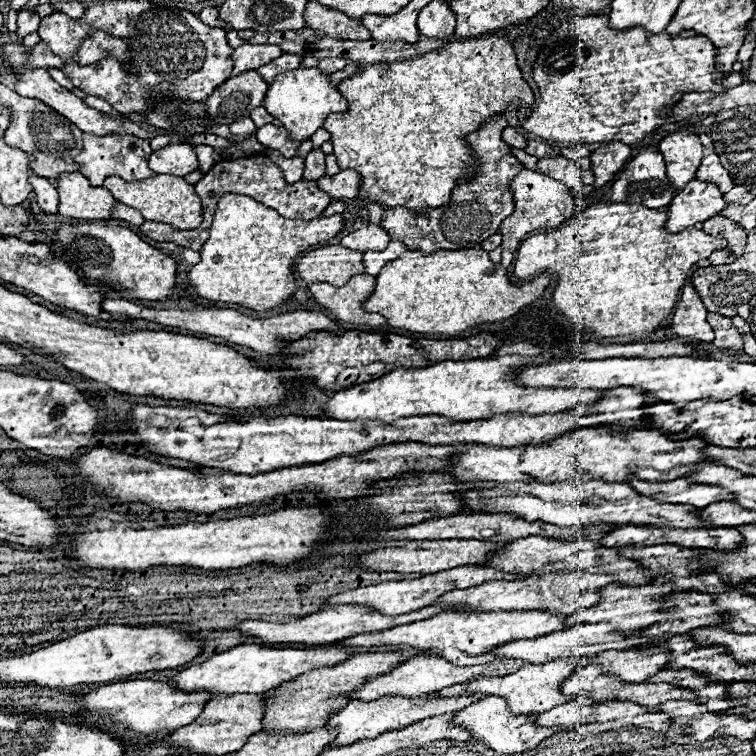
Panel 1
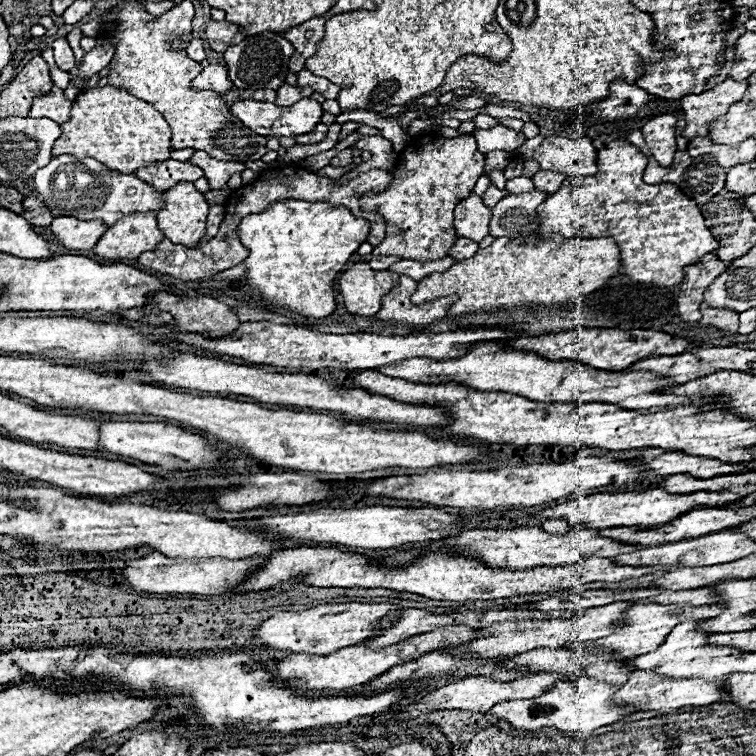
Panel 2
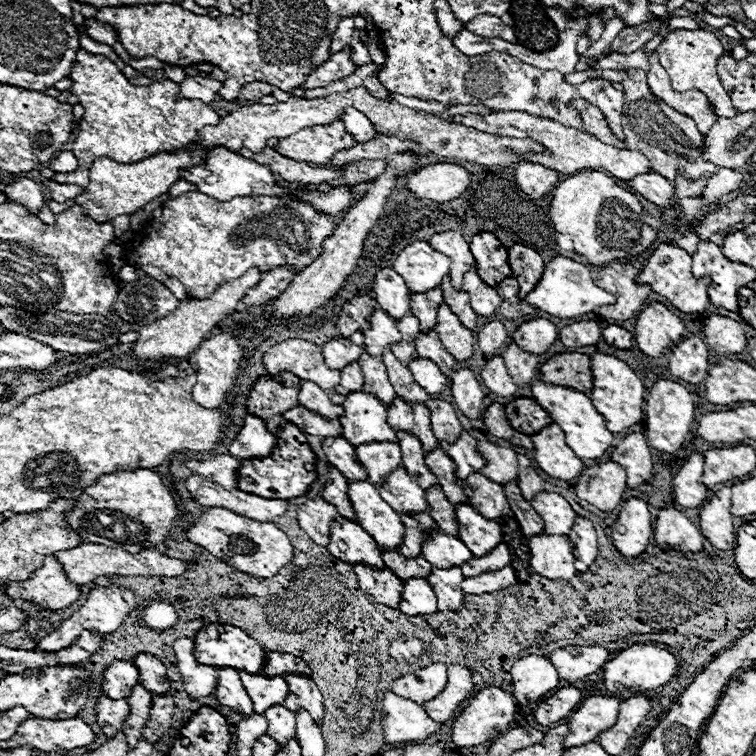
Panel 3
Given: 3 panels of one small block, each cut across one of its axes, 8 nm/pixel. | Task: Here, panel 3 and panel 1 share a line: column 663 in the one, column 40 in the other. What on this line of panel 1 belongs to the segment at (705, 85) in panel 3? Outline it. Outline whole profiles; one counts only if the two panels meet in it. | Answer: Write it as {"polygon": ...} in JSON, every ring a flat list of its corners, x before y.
{"polygon":[[44,42,30,48,30,54,32,54,32,60,30,60,32,66,42,66,42,68,50,70,50,68,62,68,62,64,64,64,64,60,58,58,56,54,52,54]]}

